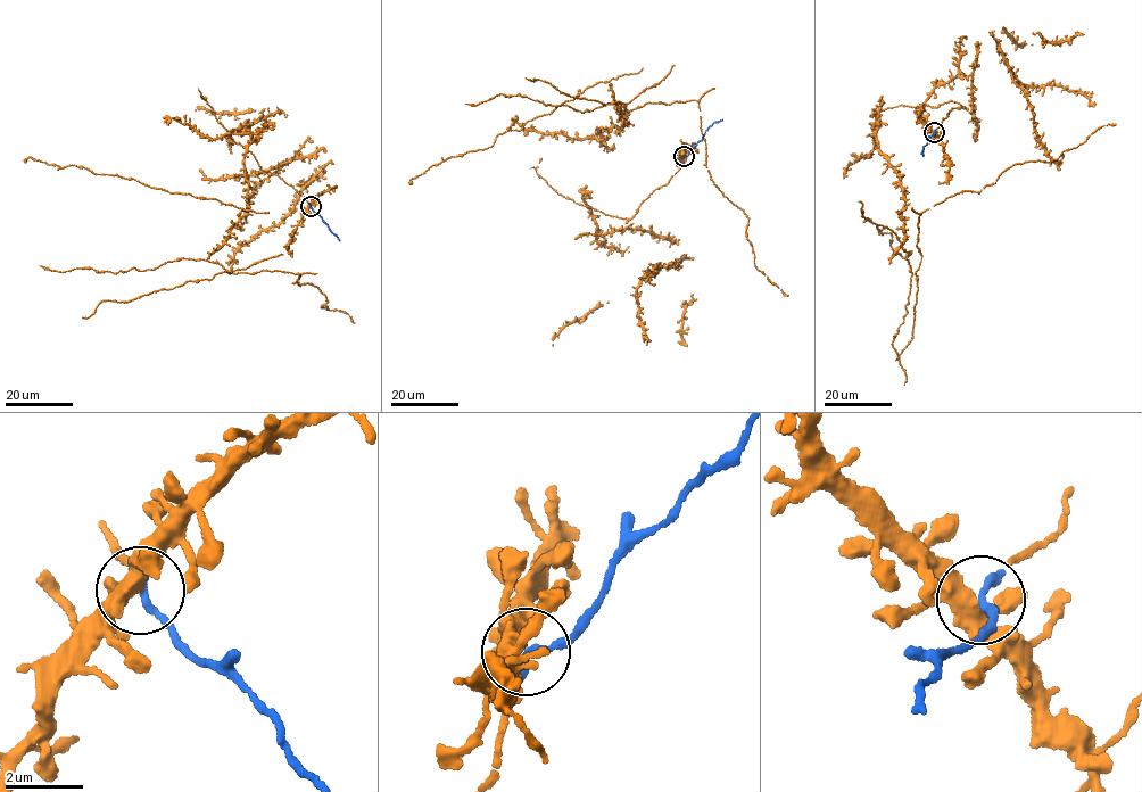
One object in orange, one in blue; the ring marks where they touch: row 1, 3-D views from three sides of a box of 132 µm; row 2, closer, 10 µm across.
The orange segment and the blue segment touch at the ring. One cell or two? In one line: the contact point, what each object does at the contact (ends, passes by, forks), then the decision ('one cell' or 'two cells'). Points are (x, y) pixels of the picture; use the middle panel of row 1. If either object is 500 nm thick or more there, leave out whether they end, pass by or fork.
at (684, 156); orange forks there; blue ends there; one cell

